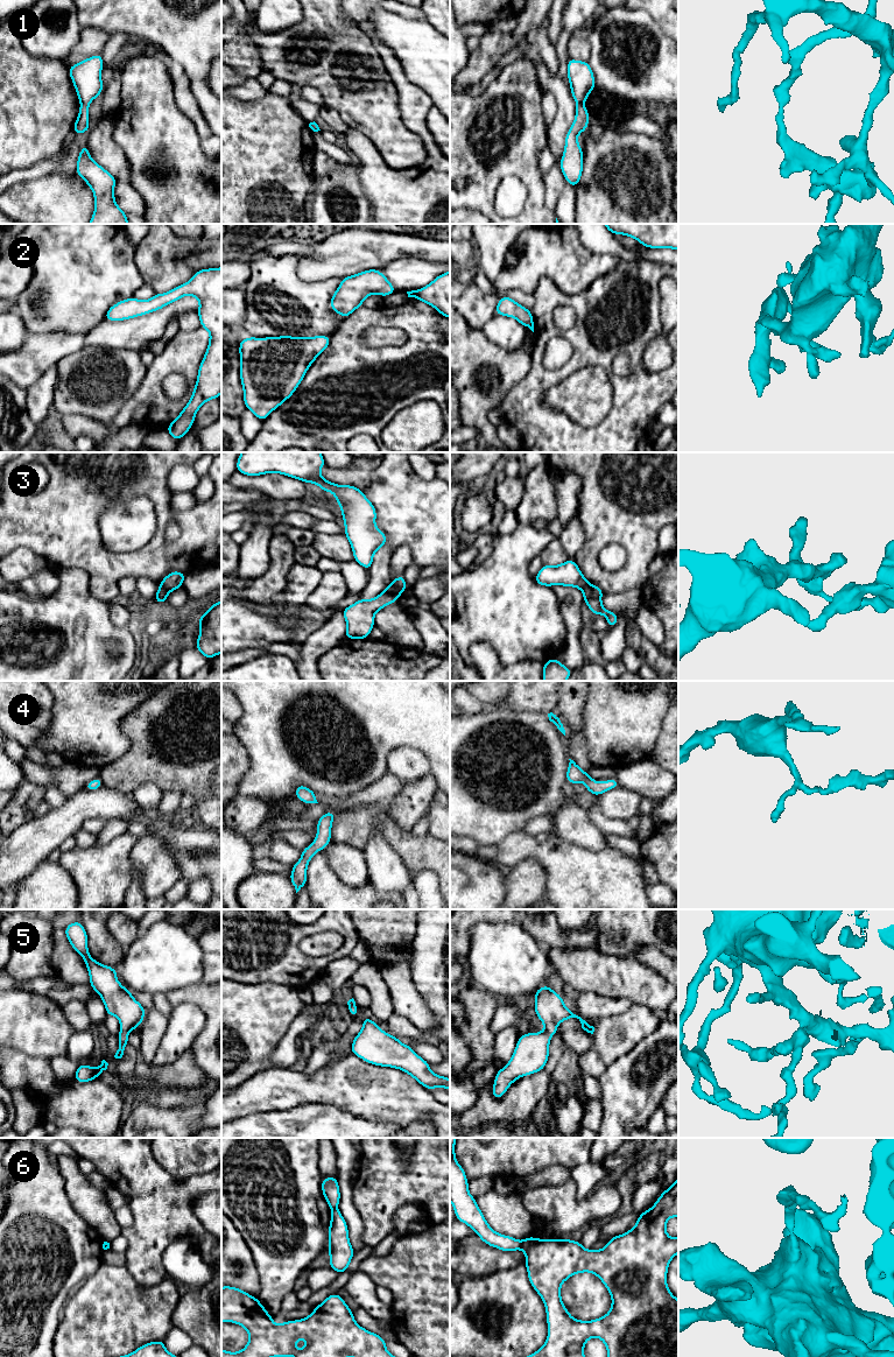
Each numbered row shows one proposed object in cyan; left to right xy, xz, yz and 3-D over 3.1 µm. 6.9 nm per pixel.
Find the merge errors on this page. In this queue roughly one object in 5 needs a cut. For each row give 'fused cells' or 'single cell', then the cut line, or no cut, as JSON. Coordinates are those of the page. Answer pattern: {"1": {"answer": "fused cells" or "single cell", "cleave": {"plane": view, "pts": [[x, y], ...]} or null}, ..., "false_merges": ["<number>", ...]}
{"1": {"answer": "single cell", "cleave": null}, "2": {"answer": "single cell", "cleave": null}, "3": {"answer": "fused cells", "cleave": {"plane": "xz", "pts": [[391, 583], [399, 593]]}}, "4": {"answer": "single cell", "cleave": null}, "5": {"answer": "single cell", "cleave": null}, "6": {"answer": "fused cells", "cleave": {"plane": "yz", "pts": [[522, 1242], [520, 1247]]}}, "false_merges": ["3", "6"]}

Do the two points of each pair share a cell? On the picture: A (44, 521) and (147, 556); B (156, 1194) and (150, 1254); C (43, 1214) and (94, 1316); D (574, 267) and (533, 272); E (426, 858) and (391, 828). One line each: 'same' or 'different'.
A: same
B: same
C: different
D: same
E: same

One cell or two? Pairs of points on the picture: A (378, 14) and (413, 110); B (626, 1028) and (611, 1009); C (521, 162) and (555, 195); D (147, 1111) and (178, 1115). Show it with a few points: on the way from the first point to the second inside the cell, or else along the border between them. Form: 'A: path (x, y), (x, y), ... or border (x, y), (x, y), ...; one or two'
A: border (372, 26), (378, 39), (393, 51), (405, 70); two
B: border (633, 1003), (623, 1012), (603, 1017), (597, 1021); two
C: border (542, 174), (544, 204), (551, 211); two
D: path (155, 1115), (170, 1115); one

